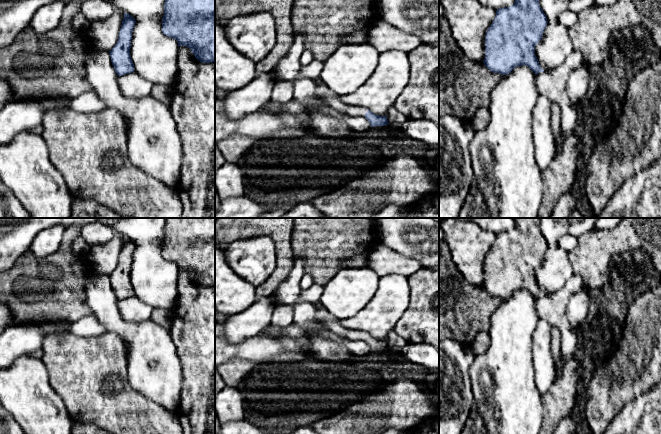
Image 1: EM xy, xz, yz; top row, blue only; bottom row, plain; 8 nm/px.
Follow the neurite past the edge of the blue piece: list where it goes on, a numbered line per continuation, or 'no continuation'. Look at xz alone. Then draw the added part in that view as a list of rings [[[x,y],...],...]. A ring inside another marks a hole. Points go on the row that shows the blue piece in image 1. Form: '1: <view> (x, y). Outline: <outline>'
1: xz (330, 98). Outline: [[[320,77],[314,79],[314,82],[316,84],[316,96],[320,100],[322,100],[327,106],[333,108],[338,113],[347,116],[351,117],[365,116],[365,113],[368,111],[368,109],[364,109],[360,106],[344,104],[340,100],[340,95],[336,94],[334,91],[328,88],[323,83]]]

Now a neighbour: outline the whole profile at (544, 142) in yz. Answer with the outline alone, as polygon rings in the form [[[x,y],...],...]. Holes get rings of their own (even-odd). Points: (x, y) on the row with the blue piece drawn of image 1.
[[[539,95],[533,110],[532,137],[534,155],[539,169],[545,170],[555,155],[555,138],[551,128],[552,102]]]

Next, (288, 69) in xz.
[[[296,33],[289,53],[280,60],[276,68],[270,73],[275,82],[290,81],[294,84],[293,99],[306,107],[320,113],[342,119],[351,131],[365,131],[371,127],[369,121],[363,116],[351,117],[338,113],[327,106],[316,96],[316,84],[313,79],[300,75],[301,55],[304,49],[305,35]]]

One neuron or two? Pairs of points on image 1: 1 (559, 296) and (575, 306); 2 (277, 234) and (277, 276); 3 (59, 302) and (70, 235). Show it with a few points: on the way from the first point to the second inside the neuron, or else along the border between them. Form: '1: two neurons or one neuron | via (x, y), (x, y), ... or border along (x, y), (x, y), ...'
1: two neurons | border along (584, 288), (575, 292), (567, 304), (570, 325)
2: one neuron | via (282, 244), (282, 266)
3: one neuron | via (61, 285), (69, 275), (69, 252)

